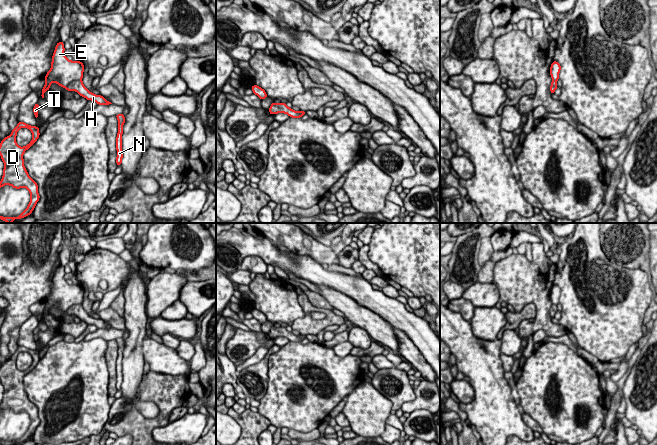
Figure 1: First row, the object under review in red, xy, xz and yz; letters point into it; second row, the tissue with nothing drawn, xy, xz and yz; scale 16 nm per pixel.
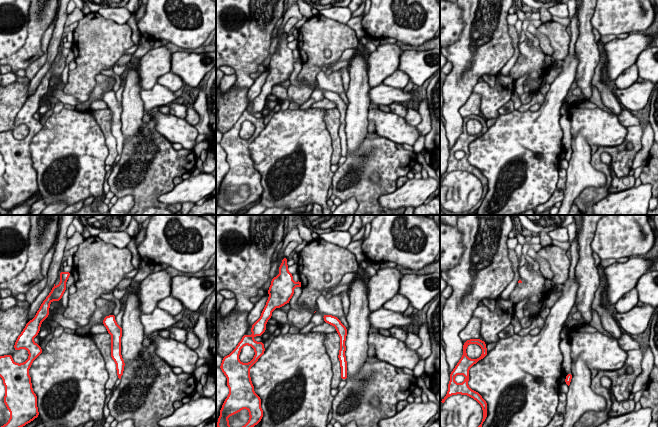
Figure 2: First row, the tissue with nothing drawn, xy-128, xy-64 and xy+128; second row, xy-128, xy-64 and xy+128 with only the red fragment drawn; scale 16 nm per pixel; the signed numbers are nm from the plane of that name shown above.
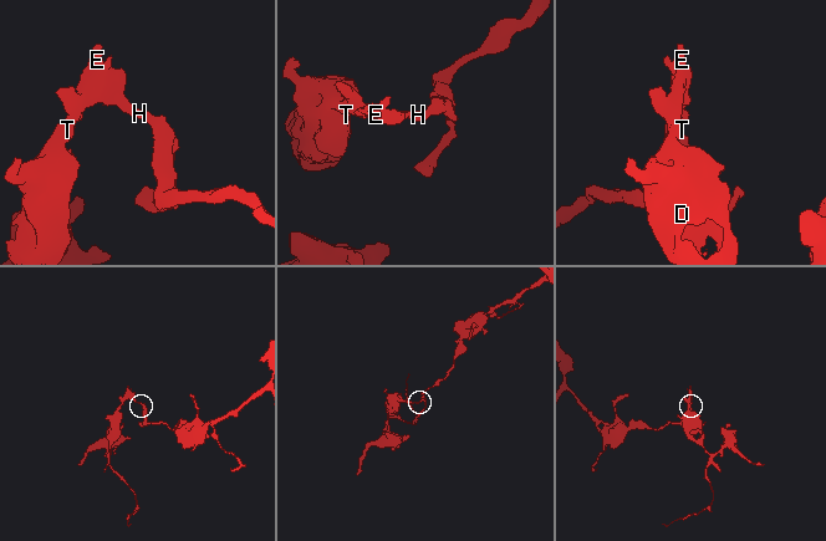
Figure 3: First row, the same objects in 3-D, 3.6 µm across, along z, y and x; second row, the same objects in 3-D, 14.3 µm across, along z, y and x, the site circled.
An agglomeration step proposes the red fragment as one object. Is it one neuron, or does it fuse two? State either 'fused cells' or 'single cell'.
fused cells

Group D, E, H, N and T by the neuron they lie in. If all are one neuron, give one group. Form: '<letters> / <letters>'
D E T / H N

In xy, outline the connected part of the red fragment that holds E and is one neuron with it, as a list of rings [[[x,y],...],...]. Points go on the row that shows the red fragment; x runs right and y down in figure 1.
[[[58,42],[52,55],[51,69],[44,77],[46,82],[41,90],[42,98],[44,98],[44,93],[50,90],[50,85],[52,83],[57,83],[59,86],[66,88],[71,82],[82,80],[83,78],[83,63],[81,61],[70,61],[64,55],[64,51],[64,42]]]

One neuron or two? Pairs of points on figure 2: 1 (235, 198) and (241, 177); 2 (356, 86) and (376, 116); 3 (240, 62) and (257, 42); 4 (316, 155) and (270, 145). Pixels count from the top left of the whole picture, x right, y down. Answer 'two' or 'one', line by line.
1: one
2: two
3: one
4: one

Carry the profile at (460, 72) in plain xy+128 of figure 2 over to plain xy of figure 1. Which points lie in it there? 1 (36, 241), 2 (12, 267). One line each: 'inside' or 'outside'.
1: inside
2: outside

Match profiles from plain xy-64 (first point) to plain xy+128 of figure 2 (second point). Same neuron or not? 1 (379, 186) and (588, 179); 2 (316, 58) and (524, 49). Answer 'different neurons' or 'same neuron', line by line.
1: different neurons
2: different neurons

